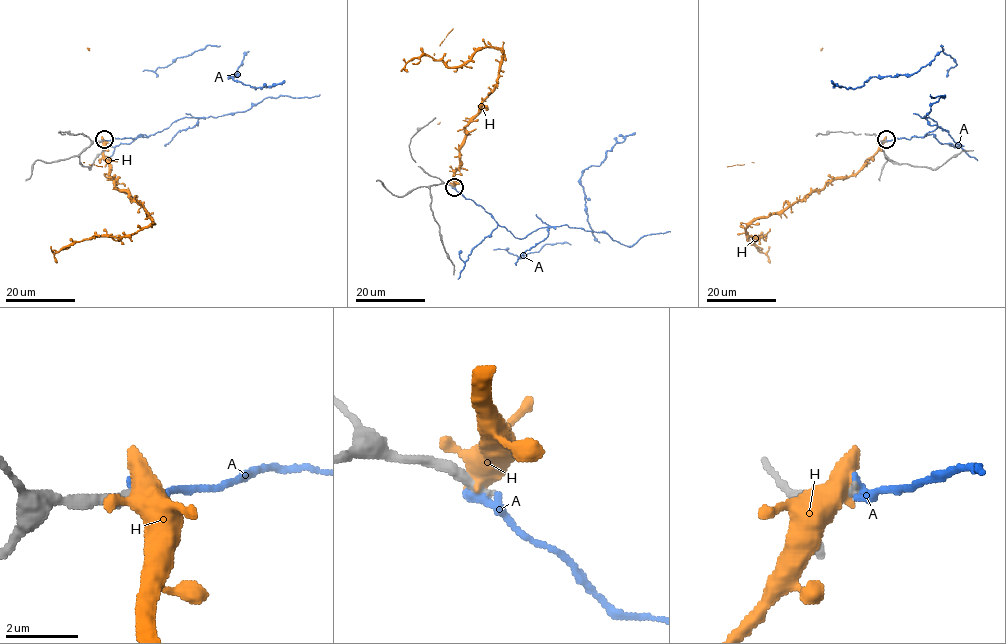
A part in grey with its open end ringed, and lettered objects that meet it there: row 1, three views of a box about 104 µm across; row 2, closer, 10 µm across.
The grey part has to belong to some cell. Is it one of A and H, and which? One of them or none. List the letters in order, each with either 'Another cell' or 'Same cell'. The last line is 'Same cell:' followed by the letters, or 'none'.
A: Another cell
H: Another cell
Same cell: none

